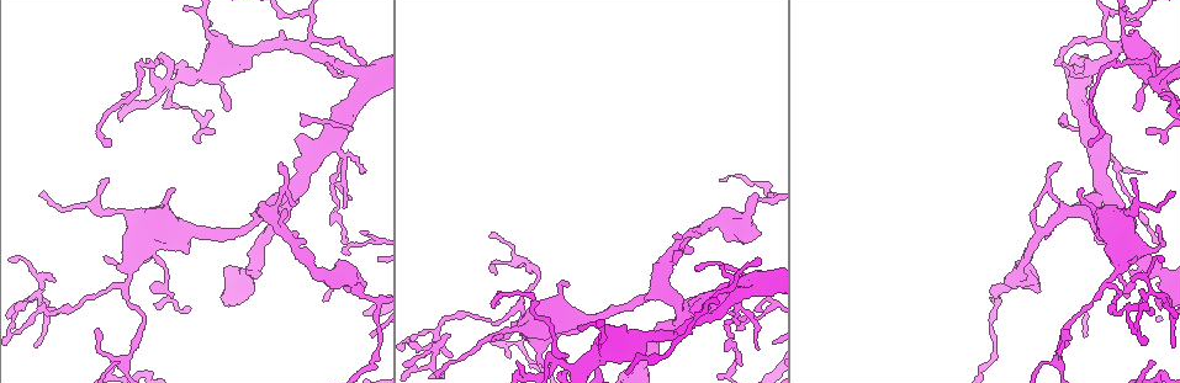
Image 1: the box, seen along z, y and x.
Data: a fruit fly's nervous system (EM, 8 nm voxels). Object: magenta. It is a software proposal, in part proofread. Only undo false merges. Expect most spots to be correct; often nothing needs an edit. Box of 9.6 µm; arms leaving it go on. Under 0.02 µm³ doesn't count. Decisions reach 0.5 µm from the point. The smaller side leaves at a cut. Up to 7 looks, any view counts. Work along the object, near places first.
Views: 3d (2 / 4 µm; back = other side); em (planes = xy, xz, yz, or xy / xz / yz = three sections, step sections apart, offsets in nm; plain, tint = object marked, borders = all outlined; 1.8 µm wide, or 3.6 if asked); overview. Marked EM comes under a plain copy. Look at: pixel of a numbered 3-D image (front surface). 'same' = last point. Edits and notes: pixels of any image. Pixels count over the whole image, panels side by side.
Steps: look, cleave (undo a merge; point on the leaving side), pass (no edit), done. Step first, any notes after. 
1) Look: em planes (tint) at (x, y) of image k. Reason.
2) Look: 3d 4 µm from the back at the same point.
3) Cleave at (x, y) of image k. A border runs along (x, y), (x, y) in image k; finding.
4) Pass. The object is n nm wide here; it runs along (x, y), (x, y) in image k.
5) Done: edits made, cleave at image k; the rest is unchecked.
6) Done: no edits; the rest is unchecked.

Look: em xz step 4 (tint) at (517, 258) of image 1.

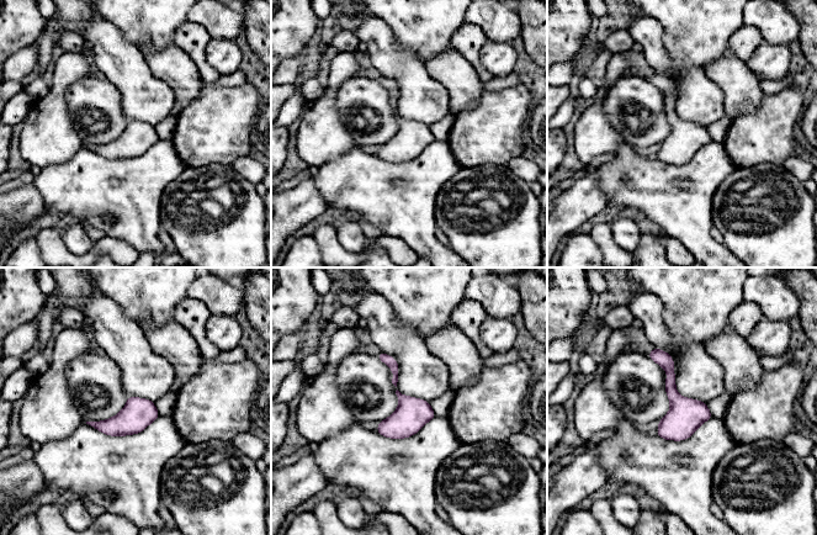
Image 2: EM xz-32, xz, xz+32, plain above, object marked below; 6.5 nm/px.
Look: em planes (tint) at the same point.

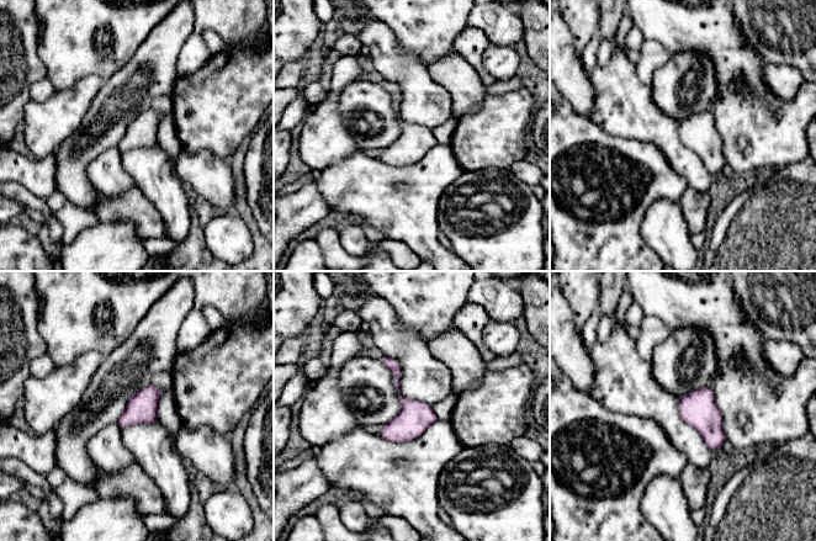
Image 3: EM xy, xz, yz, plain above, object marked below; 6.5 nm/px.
Pass. Continuous, no second neuron.

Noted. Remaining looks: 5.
Look: 3d 4 µm at (1152, 291) of image 1. Sharp bend.

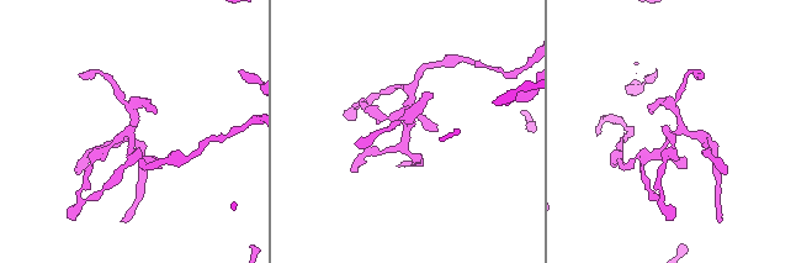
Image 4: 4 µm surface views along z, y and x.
Look: em planes (tint) at (683, 125) of image 4.

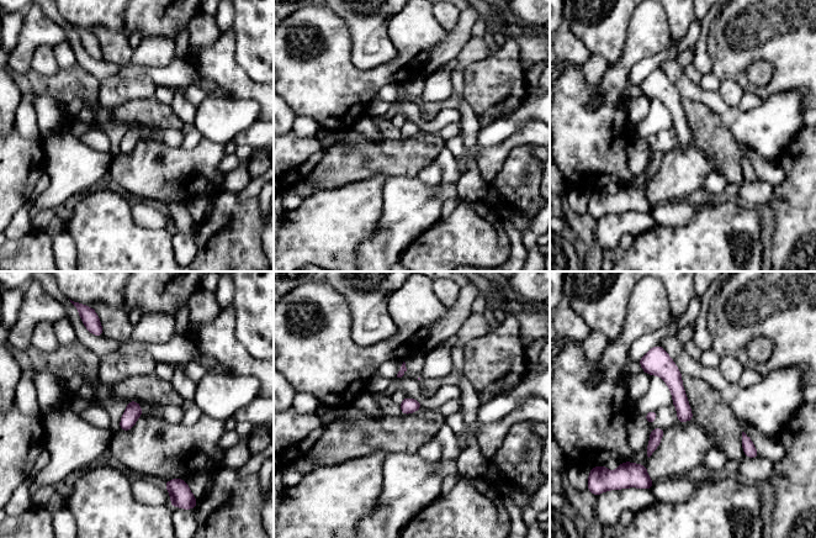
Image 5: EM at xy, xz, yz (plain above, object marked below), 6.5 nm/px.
Pass. It runs along (657, 348), (689, 417) in image 5; one neuron here.

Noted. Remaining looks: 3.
Look: 3d 2 µm at (732, 220) of image 1. Arms part here.

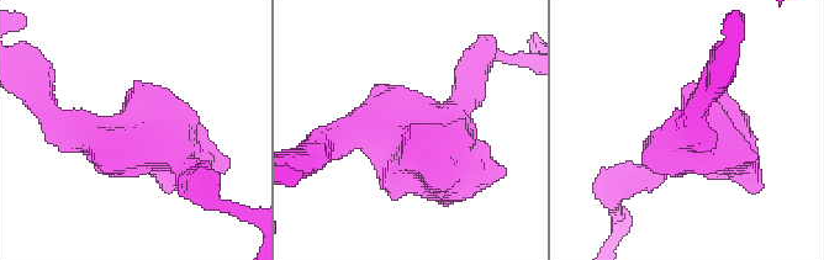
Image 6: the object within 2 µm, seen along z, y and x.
Look: em planes (borders) at (685, 148) of image 6. Need the tissue.

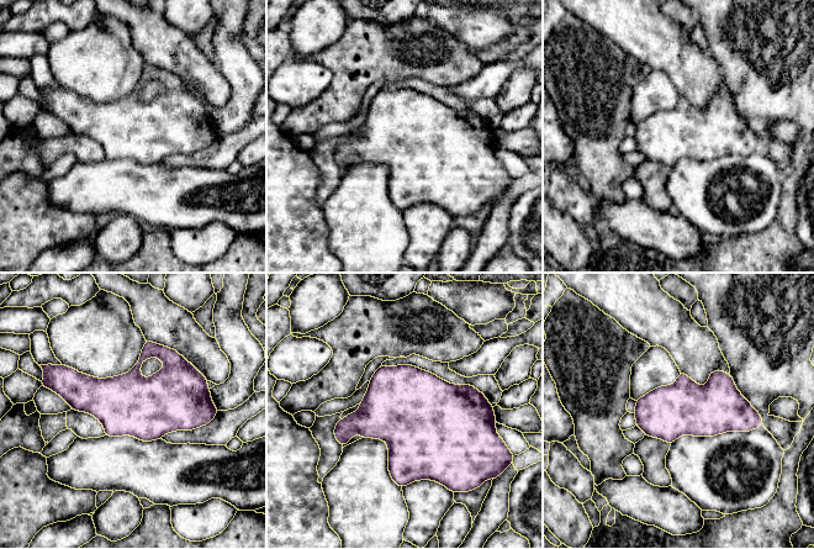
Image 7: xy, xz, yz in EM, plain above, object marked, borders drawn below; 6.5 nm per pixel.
Pass. The object is 340 nm wide here; continuous, no second neuron.

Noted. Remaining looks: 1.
Done: no edits; the rest is unchecked.

